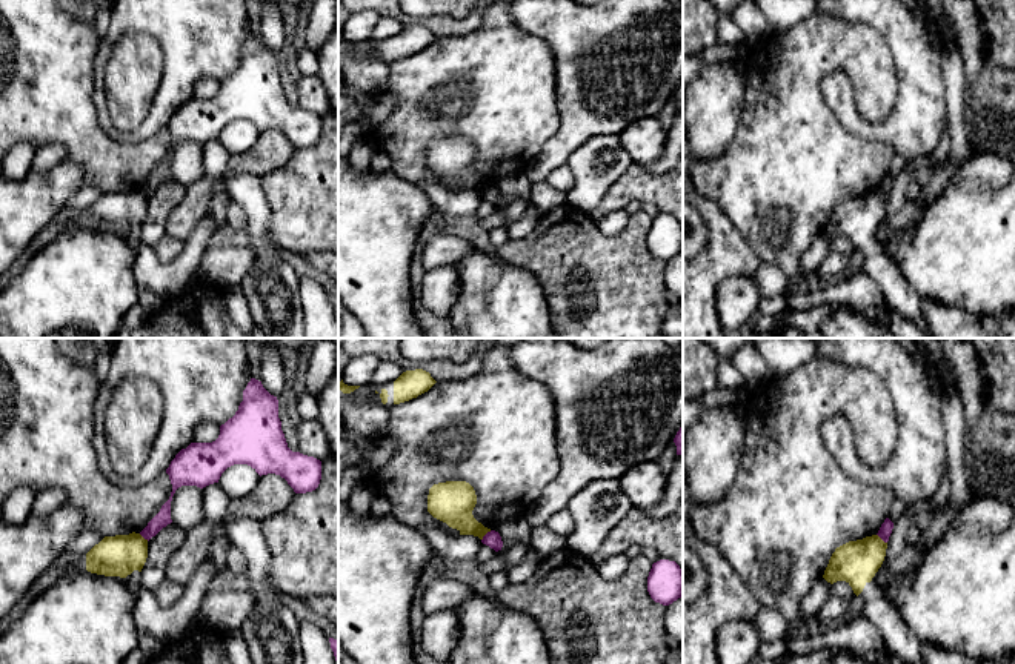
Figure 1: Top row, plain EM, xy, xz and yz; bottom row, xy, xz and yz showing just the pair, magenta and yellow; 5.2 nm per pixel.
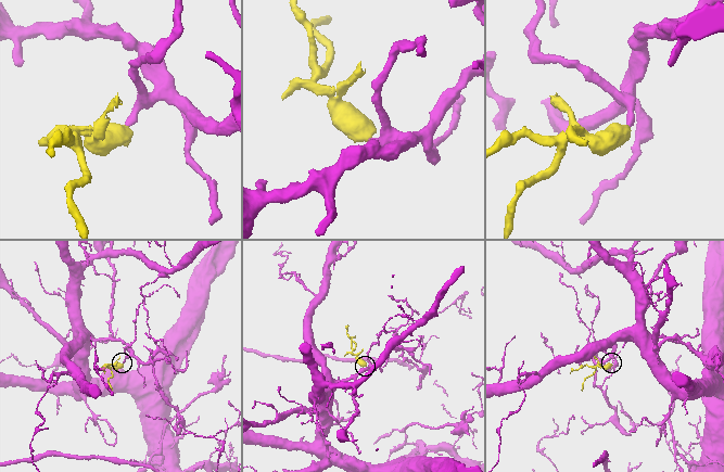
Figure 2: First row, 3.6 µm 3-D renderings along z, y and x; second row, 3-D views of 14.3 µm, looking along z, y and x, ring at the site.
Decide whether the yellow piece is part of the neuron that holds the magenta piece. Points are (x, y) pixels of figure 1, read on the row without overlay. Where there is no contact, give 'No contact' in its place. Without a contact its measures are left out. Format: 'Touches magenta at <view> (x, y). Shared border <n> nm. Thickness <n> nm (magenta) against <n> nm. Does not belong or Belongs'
Touches magenta at xz (485, 191). Shared border 80 nm. Thickness 90 nm (magenta) against 220 nm. Does not belong

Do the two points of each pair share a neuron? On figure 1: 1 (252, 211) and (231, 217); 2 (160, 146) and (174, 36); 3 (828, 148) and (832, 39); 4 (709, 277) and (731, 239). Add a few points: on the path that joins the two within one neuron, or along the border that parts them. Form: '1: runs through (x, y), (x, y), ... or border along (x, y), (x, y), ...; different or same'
1: border along (229, 199), (240, 208), (245, 228); different
2: border along (165, 126), (131, 145); different
3: runs through (809, 120), (809, 66); same
4: runs through (712, 268), (726, 254), (726, 248); same

